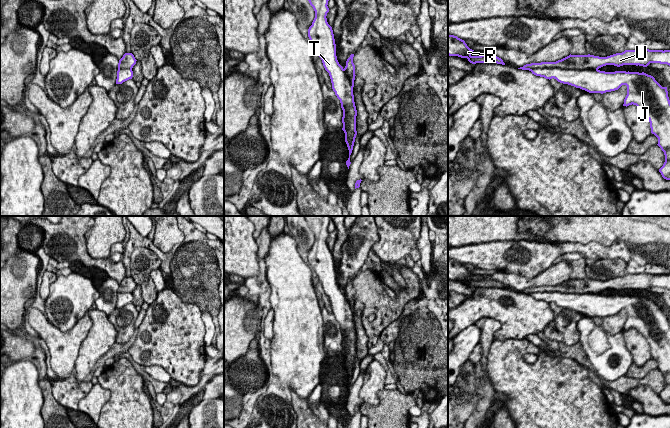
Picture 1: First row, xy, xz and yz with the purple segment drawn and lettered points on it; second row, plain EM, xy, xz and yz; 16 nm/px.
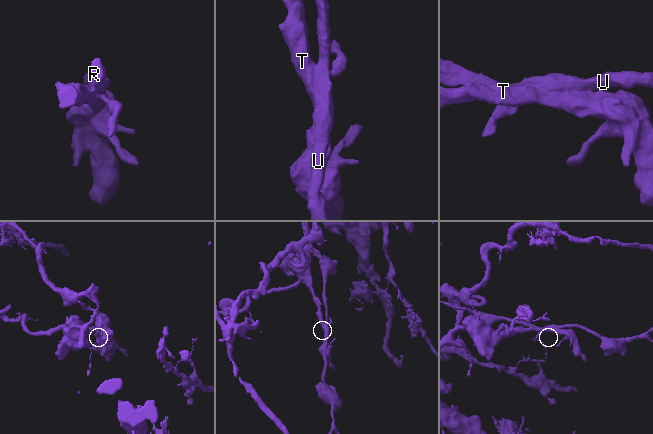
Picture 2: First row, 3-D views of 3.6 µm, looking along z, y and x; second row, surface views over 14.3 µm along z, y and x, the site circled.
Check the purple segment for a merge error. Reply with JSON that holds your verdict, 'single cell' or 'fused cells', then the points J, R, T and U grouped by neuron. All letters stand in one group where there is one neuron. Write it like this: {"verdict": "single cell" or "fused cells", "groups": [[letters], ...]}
{"verdict": "fused cells", "groups": [["J", "T"], ["R", "U"]]}

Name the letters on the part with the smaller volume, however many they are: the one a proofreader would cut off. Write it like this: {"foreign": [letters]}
{"foreign": ["R", "U"]}

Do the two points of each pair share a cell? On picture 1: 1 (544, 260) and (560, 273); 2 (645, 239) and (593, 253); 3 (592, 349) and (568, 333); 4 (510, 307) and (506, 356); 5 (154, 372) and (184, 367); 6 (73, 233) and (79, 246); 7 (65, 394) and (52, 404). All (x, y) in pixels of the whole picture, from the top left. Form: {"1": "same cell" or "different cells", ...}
{"1": "different cells", "2": "different cells", "3": "different cells", "4": "different cells", "5": "different cells", "6": "same cell", "7": "different cells"}

